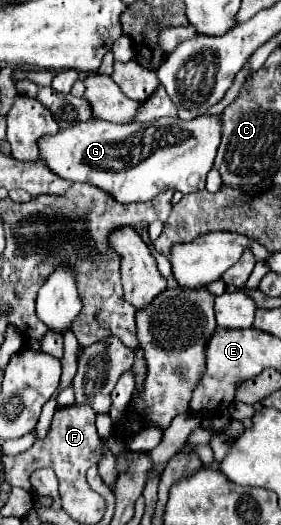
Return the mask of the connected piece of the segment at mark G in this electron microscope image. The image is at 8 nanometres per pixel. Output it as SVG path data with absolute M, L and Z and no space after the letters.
M203 115L191 121L159 117L147 123L137 121L109 123L91 117L89 121L81 121L67 129L59 129L59 133L55 135L41 137L37 141L37 147L39 147L39 159L45 161L45 165L51 171L55 171L55 175L69 181L81 181L101 187L107 193L111 193L119 203L137 203L137 201L149 201L155 195L163 193L165 189L177 189L181 193L193 193L205 189L205 175L213 167L213 159L219 145L219 133L221 133L219 125L221 125L219 115L215 117Z

